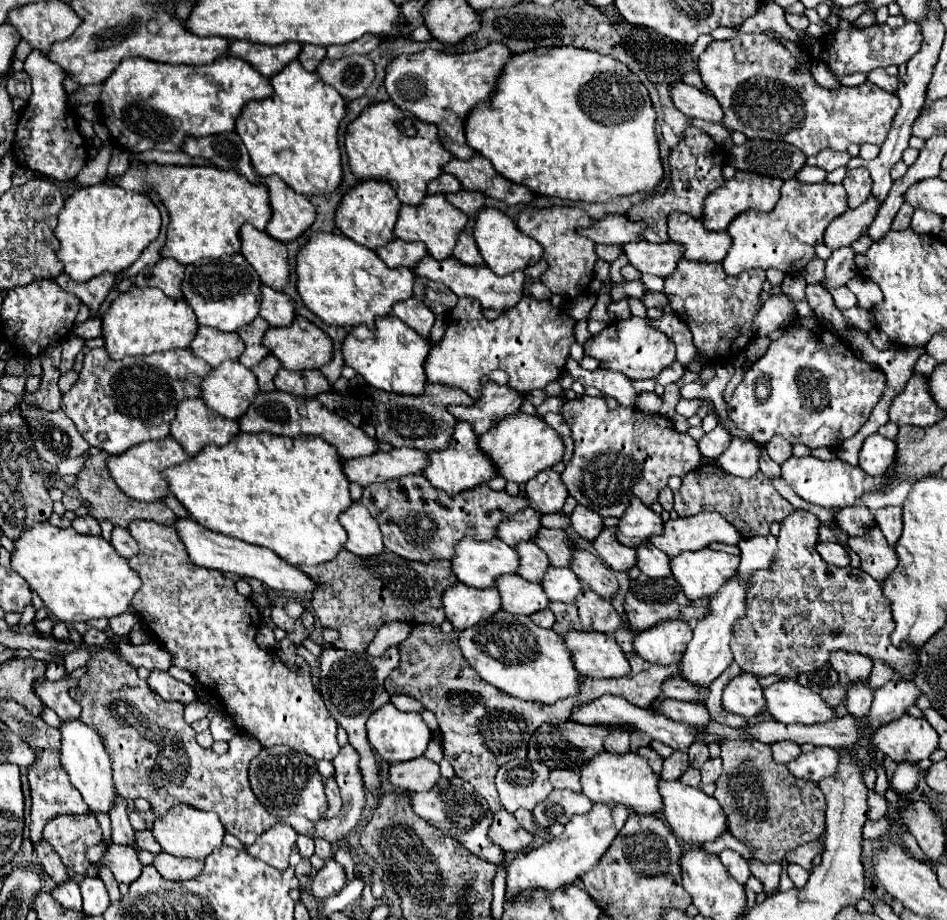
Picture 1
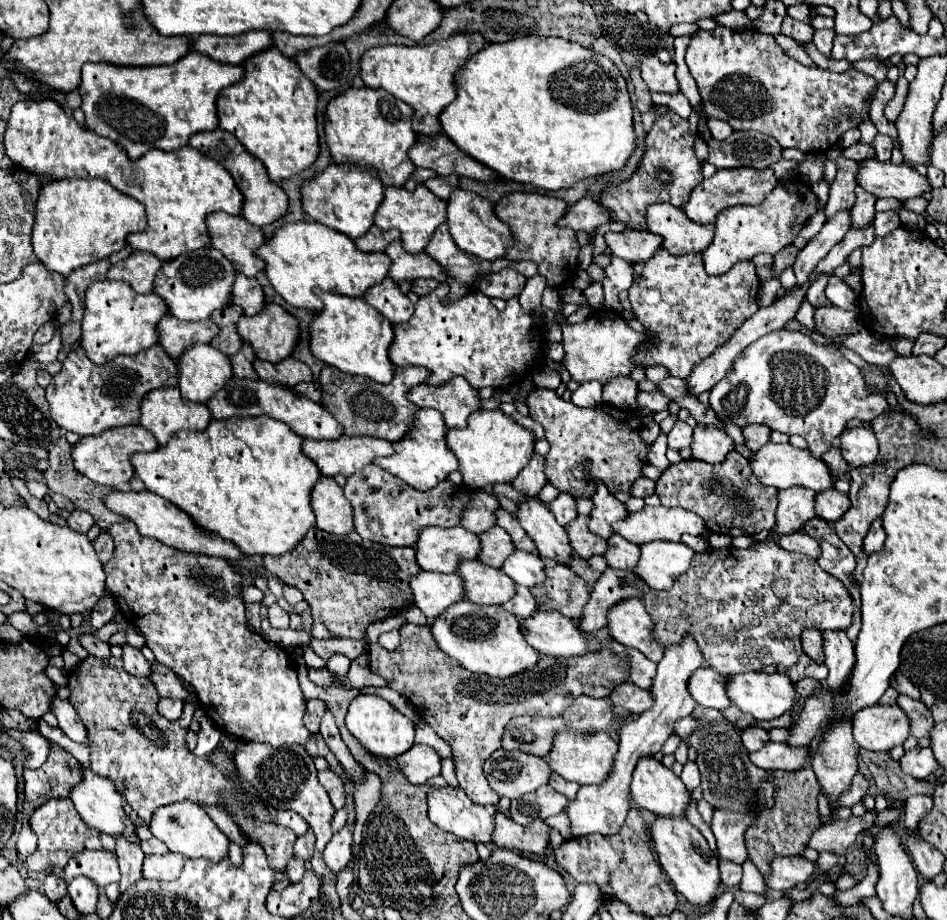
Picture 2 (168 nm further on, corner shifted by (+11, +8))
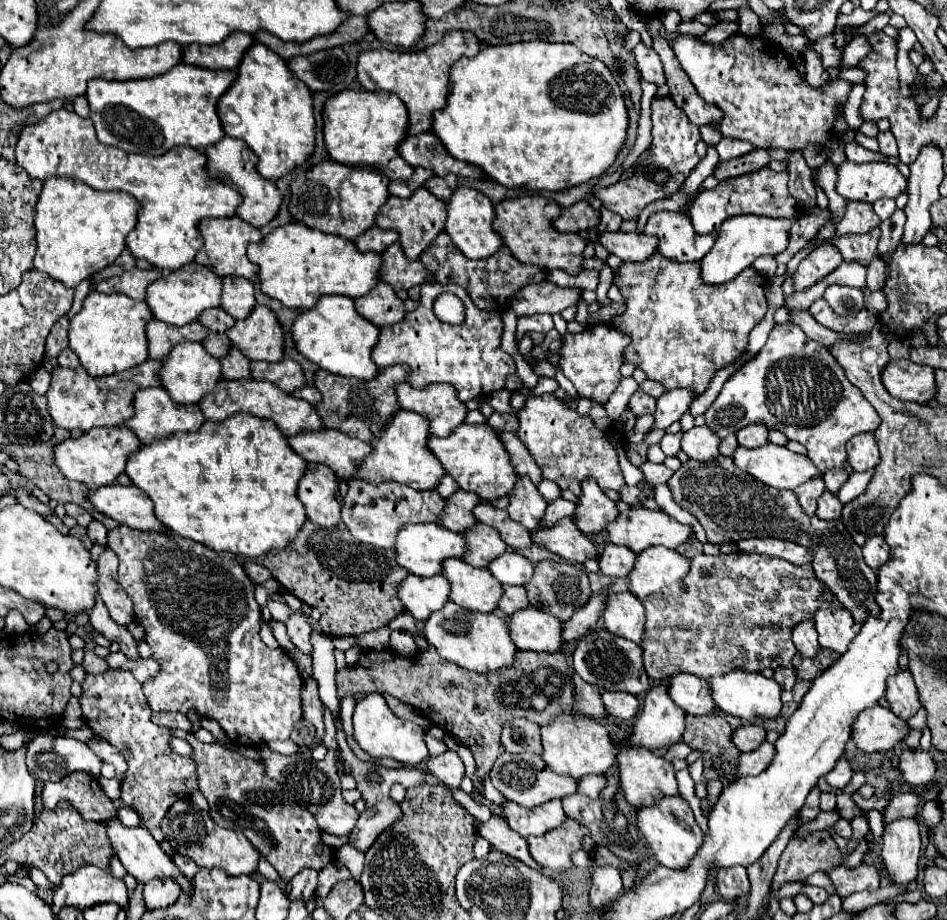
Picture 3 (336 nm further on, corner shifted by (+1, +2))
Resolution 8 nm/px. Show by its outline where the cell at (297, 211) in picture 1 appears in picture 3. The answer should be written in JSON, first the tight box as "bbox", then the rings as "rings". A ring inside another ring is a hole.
{"bbox":[205,136,281,228],"rings":[[[225,136],[221,142],[207,146],[205,156],[207,156],[207,174],[211,178],[219,178],[219,176],[225,178],[243,196],[243,202],[239,204],[239,208],[235,212],[241,220],[259,228],[275,218],[275,214],[279,212],[279,206],[281,206],[281,192],[275,188],[275,184],[271,180],[265,180],[265,178],[261,178],[261,174],[257,174],[257,168],[255,168],[257,156],[253,154],[253,150],[249,150],[249,146],[245,142]]]}

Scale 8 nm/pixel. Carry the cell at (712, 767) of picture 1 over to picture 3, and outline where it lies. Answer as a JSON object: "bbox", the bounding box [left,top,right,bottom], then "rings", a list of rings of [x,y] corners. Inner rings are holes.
{"bbox":[717,866,749,900],"rings":[[[733,866],[729,870],[719,870],[717,874],[717,890],[725,900],[745,896],[749,892],[747,869],[743,866]]]}

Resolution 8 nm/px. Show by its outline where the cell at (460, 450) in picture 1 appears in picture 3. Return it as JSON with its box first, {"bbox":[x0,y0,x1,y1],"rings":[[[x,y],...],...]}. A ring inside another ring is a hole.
{"bbox":[353,410,445,490],"rings":[[[397,410],[387,424],[383,426],[371,424],[371,432],[373,432],[373,438],[369,444],[373,454],[363,458],[353,478],[365,480],[369,484],[399,482],[399,484],[411,486],[413,490],[433,490],[441,482],[441,476],[445,472],[441,470],[437,458],[433,458],[433,454],[429,454],[427,450],[429,432],[427,432],[425,418],[409,410]]]}

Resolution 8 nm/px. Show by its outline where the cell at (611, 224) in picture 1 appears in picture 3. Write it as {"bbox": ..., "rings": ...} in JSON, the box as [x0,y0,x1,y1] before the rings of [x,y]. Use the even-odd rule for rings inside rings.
{"bbox":[553,200,599,232],"rings":[[[587,200],[575,202],[569,208],[563,208],[561,214],[553,220],[553,226],[559,232],[579,232],[597,224],[599,224],[599,212]]]}

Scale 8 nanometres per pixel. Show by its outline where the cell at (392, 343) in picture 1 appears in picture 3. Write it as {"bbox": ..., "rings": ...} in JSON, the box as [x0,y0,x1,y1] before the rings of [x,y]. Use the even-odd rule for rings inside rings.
{"bbox":[291,294,379,380],"rings":[[[335,294],[321,296],[313,308],[301,312],[293,320],[291,336],[299,354],[333,374],[369,380],[379,370],[371,360],[371,350],[377,342],[377,326],[357,314],[355,302],[351,298]]]}

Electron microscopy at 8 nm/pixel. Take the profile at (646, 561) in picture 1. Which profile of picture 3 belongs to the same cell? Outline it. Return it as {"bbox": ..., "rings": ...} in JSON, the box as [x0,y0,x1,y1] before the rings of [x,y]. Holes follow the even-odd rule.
{"bbox":[599,544,635,578],"rings":[[[605,544],[599,558],[599,568],[605,576],[611,578],[625,578],[635,562],[635,554],[625,548],[625,546],[613,546],[613,544]]]}

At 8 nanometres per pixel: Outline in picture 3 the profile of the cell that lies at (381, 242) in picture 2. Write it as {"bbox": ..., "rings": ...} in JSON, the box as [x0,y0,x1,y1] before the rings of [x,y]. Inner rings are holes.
{"bbox":[355,226,397,254],"rings":[[[371,226],[367,232],[363,232],[357,240],[355,240],[355,246],[361,250],[361,252],[377,252],[381,254],[389,244],[397,242],[397,234],[393,230],[383,230],[379,226]]]}

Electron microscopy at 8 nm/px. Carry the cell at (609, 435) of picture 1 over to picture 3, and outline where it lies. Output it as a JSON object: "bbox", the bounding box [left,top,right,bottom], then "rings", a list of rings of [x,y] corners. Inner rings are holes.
{"bbox":[517,394,625,494],"rings":[[[553,394],[531,396],[517,412],[519,440],[529,448],[533,460],[543,472],[543,478],[555,482],[559,488],[569,488],[573,494],[581,492],[581,482],[593,478],[603,490],[619,490],[625,480],[617,466],[617,452],[613,442],[607,440],[605,430],[597,430],[589,416],[569,410]]]}

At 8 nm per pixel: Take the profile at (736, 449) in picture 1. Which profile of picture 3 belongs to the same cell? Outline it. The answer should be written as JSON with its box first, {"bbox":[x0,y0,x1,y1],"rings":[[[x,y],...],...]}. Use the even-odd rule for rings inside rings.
{"bbox":[681,426,719,462],"rings":[[[695,426],[687,432],[683,432],[681,438],[681,450],[699,462],[707,462],[709,458],[719,456],[719,442],[717,434],[713,434],[707,426]]]}

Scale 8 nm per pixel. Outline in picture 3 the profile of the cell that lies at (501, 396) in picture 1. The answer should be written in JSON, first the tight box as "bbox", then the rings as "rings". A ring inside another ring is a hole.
{"bbox":[395,382,467,436],"rings":[[[401,382],[395,384],[397,402],[401,408],[411,410],[427,418],[431,436],[445,436],[453,426],[463,424],[467,408],[463,402],[457,402],[457,394],[453,394],[453,386],[445,384],[429,384],[425,388],[411,388]]]}

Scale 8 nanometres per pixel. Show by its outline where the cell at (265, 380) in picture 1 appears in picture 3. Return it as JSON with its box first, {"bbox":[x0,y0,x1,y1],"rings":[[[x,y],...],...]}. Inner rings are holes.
{"bbox":[219,348,251,380],"rings":[[[231,348],[223,358],[219,358],[221,362],[221,378],[225,380],[249,380],[251,374],[249,374],[249,358],[245,358],[241,354],[241,350],[237,348]]]}

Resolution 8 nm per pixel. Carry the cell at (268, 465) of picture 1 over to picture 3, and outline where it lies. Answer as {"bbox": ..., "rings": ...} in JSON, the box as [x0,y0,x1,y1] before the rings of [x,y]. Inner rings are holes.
{"bbox":[125,412,307,558],"rings":[[[239,412],[225,422],[205,420],[195,432],[177,432],[167,438],[157,438],[151,444],[141,444],[141,448],[129,456],[125,474],[133,486],[141,488],[153,500],[157,520],[171,532],[201,542],[211,550],[259,558],[271,548],[279,550],[287,546],[307,520],[305,508],[297,498],[297,482],[305,466],[307,462],[289,448],[287,438],[273,422]]]}

